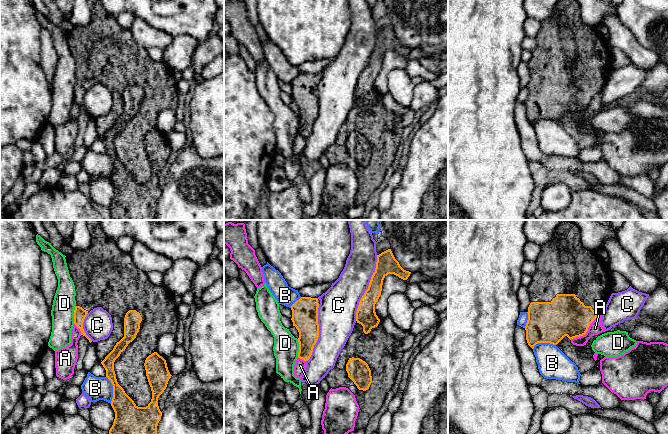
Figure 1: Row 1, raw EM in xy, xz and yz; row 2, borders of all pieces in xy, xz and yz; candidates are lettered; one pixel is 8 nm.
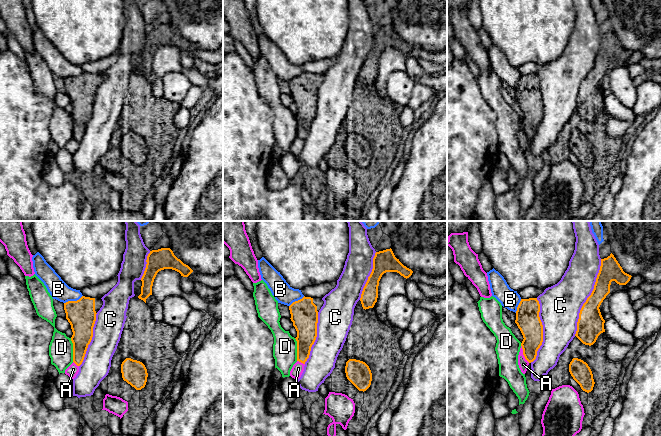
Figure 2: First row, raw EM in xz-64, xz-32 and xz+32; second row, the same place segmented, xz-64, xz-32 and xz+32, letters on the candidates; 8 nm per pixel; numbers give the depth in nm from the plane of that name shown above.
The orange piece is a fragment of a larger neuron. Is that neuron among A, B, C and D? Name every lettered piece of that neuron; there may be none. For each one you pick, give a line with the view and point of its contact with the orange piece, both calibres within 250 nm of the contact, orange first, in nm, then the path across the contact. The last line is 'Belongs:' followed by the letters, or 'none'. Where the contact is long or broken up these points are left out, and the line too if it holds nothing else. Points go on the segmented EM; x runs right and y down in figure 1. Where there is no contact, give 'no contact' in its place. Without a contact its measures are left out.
Belongs: none

